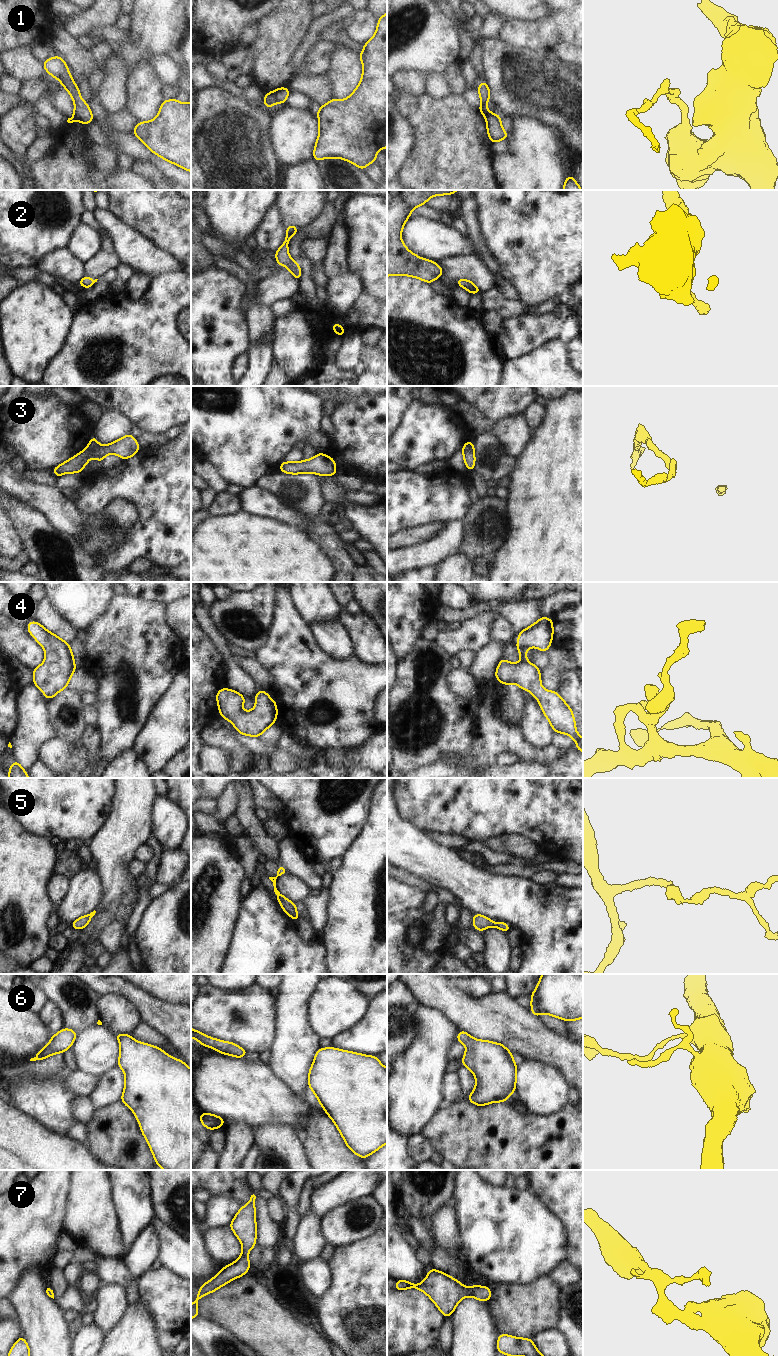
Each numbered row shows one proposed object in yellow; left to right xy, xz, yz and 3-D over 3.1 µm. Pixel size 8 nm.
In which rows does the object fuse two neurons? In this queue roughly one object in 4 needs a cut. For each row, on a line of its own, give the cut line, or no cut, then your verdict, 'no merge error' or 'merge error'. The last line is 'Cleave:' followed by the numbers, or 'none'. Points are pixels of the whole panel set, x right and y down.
1: cut in xz along (270, 92), (276, 101); merge error
2: no cut; no merge error
3: no cut; no merge error
4: no cut; no merge error
5: no cut; no merge error
6: no cut; no merge error
7: no cut; no merge error
Cleave: 1

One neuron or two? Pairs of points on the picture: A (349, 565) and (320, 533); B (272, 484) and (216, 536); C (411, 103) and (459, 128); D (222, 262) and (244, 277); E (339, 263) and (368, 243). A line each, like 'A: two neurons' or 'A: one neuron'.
A: one neuron
B: two neurons
C: one neuron
D: one neuron
E: two neurons

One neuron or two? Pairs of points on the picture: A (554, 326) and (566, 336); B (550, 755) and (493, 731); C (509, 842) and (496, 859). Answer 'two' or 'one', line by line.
A: two
B: one
C: two

